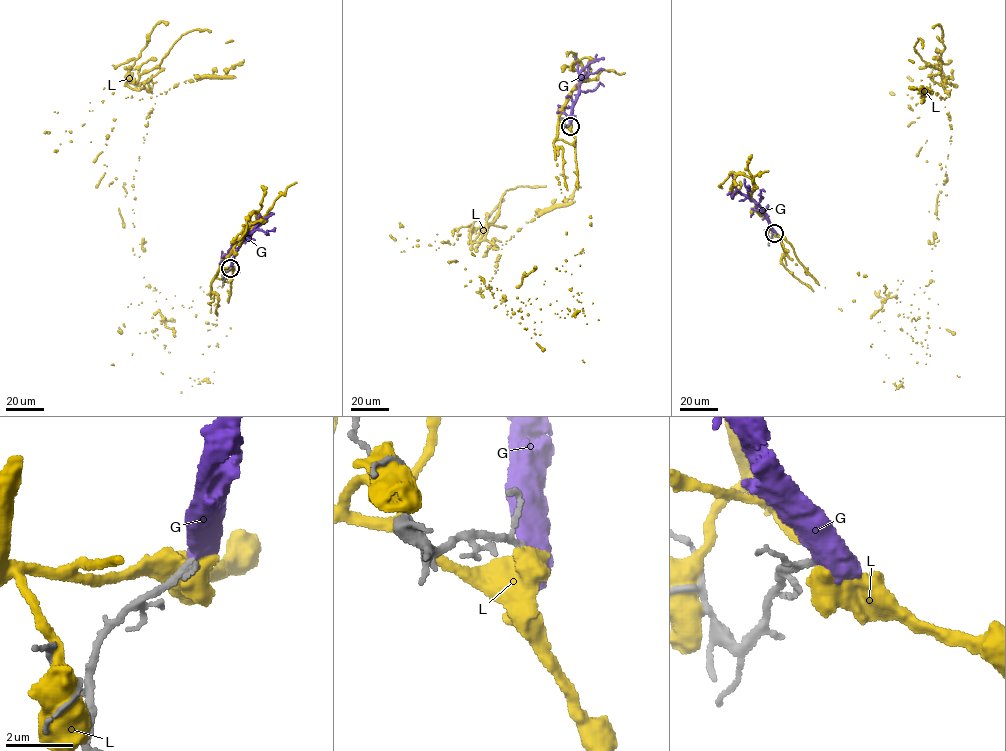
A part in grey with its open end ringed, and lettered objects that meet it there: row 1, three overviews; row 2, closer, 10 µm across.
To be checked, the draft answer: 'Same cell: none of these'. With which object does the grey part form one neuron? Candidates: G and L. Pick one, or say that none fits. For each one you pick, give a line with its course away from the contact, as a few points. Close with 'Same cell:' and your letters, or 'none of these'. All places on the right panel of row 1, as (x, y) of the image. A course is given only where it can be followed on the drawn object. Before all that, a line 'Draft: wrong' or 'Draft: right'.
Draft: wrong
G: Its course: (774, 233), (762, 208), (737, 191), (732, 194)
Same cell: G

